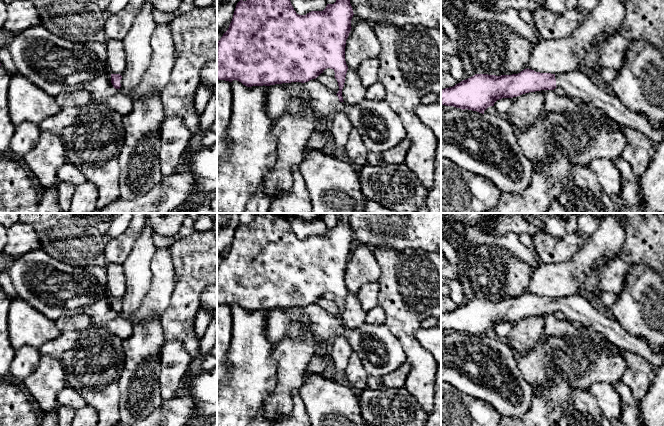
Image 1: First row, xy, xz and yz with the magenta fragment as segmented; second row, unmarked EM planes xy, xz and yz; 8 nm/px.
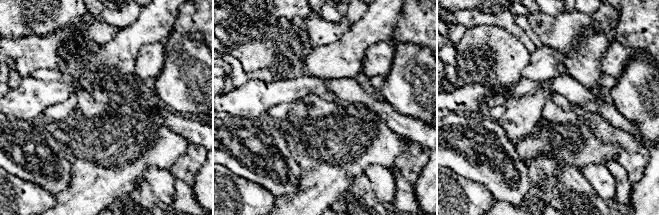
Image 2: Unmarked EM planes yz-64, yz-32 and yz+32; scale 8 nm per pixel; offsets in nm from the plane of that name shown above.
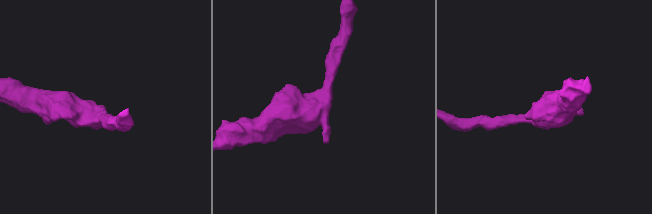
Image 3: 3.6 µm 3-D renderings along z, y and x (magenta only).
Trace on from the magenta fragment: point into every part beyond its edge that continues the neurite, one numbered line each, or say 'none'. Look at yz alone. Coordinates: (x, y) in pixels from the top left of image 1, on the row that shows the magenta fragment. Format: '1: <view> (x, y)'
1: yz (580, 87)

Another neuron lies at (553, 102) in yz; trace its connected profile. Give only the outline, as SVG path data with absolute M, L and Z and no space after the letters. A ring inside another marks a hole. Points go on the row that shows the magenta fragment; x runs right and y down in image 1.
M547 90L544 97L543 112L552 113L573 113L577 112L578 107L574 100L559 96L554 90Z

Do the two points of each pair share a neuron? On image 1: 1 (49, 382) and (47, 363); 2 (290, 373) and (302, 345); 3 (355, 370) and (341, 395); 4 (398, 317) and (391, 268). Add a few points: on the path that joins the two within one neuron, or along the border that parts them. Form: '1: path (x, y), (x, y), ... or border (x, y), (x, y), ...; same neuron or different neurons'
1: path (49, 377), (49, 368); same neuron
2: path (290, 366), (291, 359), (298, 352); same neuron
3: border (352, 387), (356, 391); different neurons
4: path (398, 305), (397, 286), (394, 280); same neuron

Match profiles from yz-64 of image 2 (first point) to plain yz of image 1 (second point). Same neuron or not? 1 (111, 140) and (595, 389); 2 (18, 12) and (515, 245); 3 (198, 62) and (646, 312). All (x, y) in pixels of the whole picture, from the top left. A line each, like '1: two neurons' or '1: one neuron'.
1: two neurons
2: two neurons
3: one neuron

